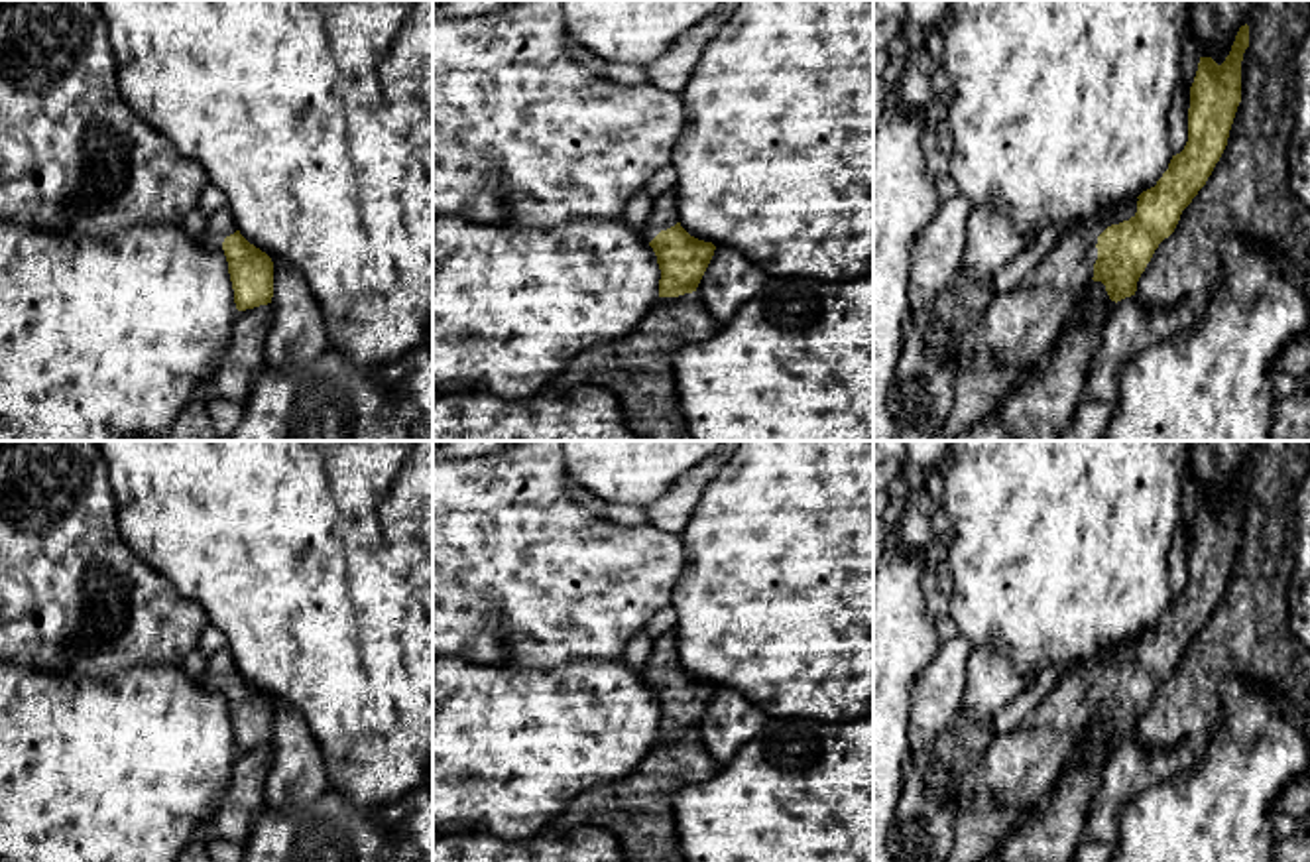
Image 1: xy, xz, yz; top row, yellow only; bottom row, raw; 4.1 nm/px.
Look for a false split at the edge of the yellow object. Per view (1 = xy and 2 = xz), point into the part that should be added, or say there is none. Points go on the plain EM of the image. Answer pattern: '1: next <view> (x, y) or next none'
1: next xy (219, 666)
2: next xz (663, 656)

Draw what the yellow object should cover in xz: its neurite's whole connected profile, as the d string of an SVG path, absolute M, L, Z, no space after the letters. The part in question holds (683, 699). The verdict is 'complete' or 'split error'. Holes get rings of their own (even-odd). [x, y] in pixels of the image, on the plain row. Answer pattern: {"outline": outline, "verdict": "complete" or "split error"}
{"outline": "M675 630L655 640L643 675L661 710L659 738L696 732L716 687L690 677L681 667Z", "verdict": "split error"}

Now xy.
{"outline": "M226 647L207 657L203 683L226 697L238 752L271 744L273 703L240 675Z", "verdict": "split error"}

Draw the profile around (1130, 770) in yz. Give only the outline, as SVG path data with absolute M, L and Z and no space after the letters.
M1210 734L1186 736L1170 750L1147 750L1135 736L1115 744L1100 770L1098 789L1088 807L1084 840L1113 844L1121 811L1141 793L1198 764Z

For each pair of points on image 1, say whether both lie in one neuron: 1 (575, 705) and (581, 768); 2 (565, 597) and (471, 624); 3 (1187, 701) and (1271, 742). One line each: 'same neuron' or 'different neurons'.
1: same neuron
2: same neuron
3: different neurons

